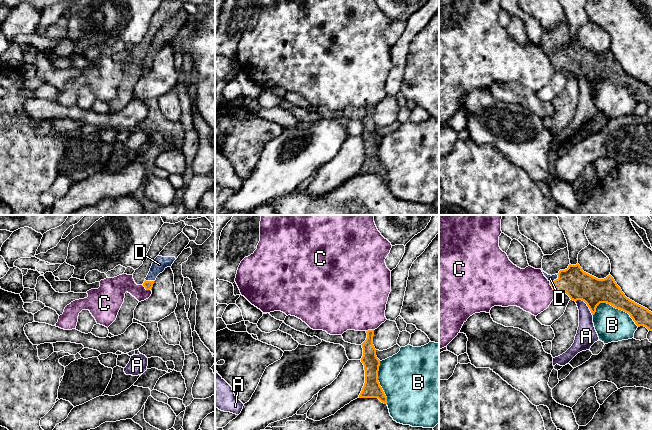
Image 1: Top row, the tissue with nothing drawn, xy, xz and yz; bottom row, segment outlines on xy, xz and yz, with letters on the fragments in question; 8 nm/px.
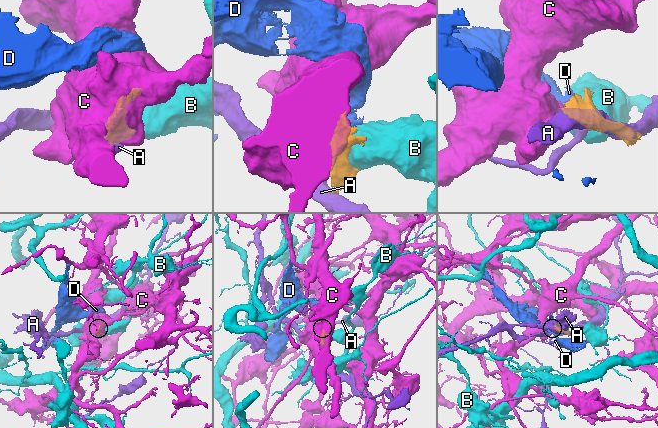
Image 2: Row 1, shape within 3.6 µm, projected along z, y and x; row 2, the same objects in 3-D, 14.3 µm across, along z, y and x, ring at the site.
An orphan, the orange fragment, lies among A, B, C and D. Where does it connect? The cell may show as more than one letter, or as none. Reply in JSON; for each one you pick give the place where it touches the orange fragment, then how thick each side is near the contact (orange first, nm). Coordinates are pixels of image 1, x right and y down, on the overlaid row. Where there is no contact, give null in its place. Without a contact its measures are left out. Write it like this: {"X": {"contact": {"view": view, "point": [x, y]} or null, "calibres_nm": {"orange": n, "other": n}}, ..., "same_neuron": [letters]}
{"D": {"contact": {"view": "yz", "point": [554, 280]}, "calibres_nm": {"orange": 240, "other": 50}}, "same_neuron": ["D"]}

